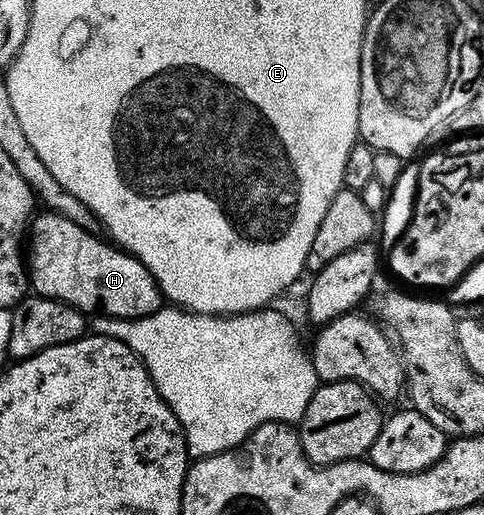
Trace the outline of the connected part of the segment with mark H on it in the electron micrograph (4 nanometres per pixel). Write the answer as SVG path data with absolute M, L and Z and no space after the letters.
M36 213L29 227L29 249L25 254L30 289L38 297L56 298L58 302L75 306L88 316L144 318L157 312L164 305L165 299L147 265L118 245L110 241L102 242L99 236L98 233L73 224L73 220L65 220L65 216L60 214Z

